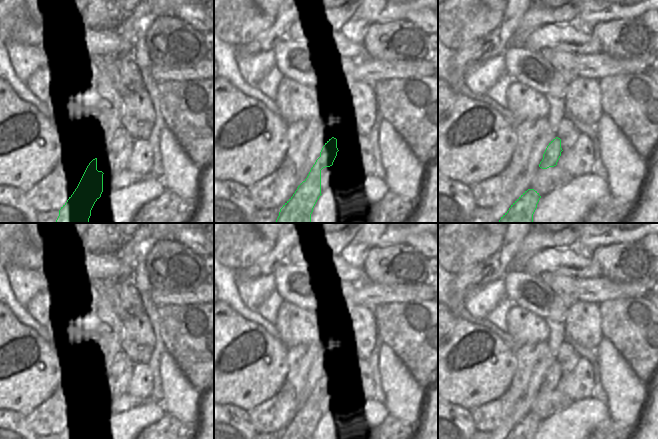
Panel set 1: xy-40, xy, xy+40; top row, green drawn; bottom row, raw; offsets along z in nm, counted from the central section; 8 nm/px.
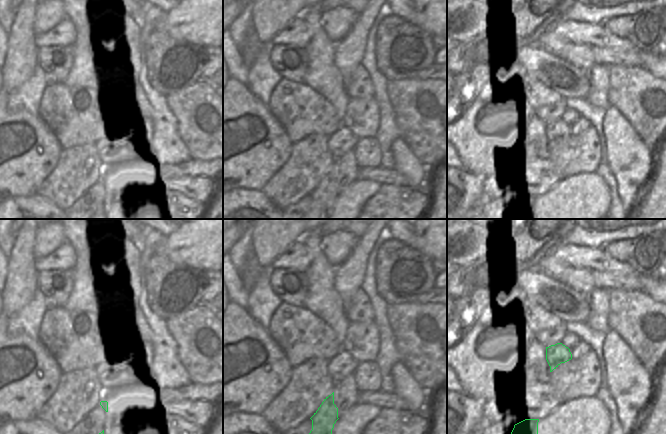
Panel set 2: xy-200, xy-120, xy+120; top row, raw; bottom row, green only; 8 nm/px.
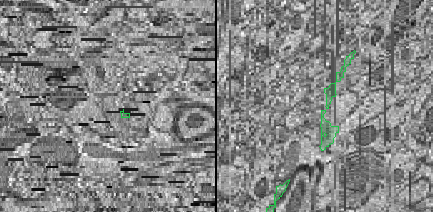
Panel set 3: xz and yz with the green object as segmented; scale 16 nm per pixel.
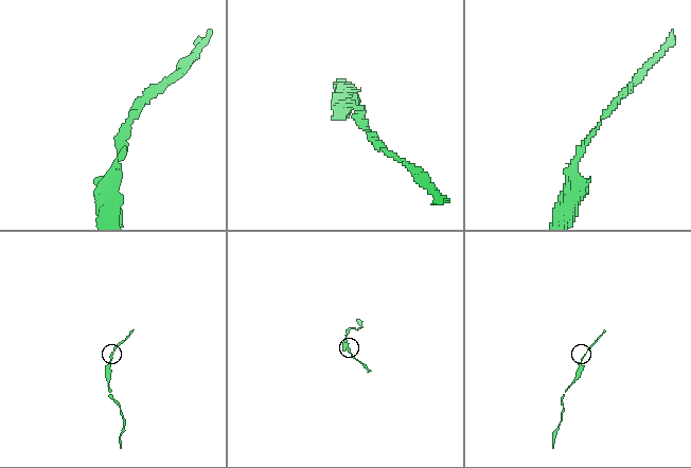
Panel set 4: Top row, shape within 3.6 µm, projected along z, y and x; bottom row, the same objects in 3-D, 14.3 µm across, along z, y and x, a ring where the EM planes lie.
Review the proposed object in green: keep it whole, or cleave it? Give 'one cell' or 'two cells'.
one cell

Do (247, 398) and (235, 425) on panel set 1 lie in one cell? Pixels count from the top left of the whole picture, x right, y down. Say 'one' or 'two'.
two

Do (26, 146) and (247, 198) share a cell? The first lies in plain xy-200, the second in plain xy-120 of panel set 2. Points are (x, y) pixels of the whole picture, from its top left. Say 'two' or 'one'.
two

